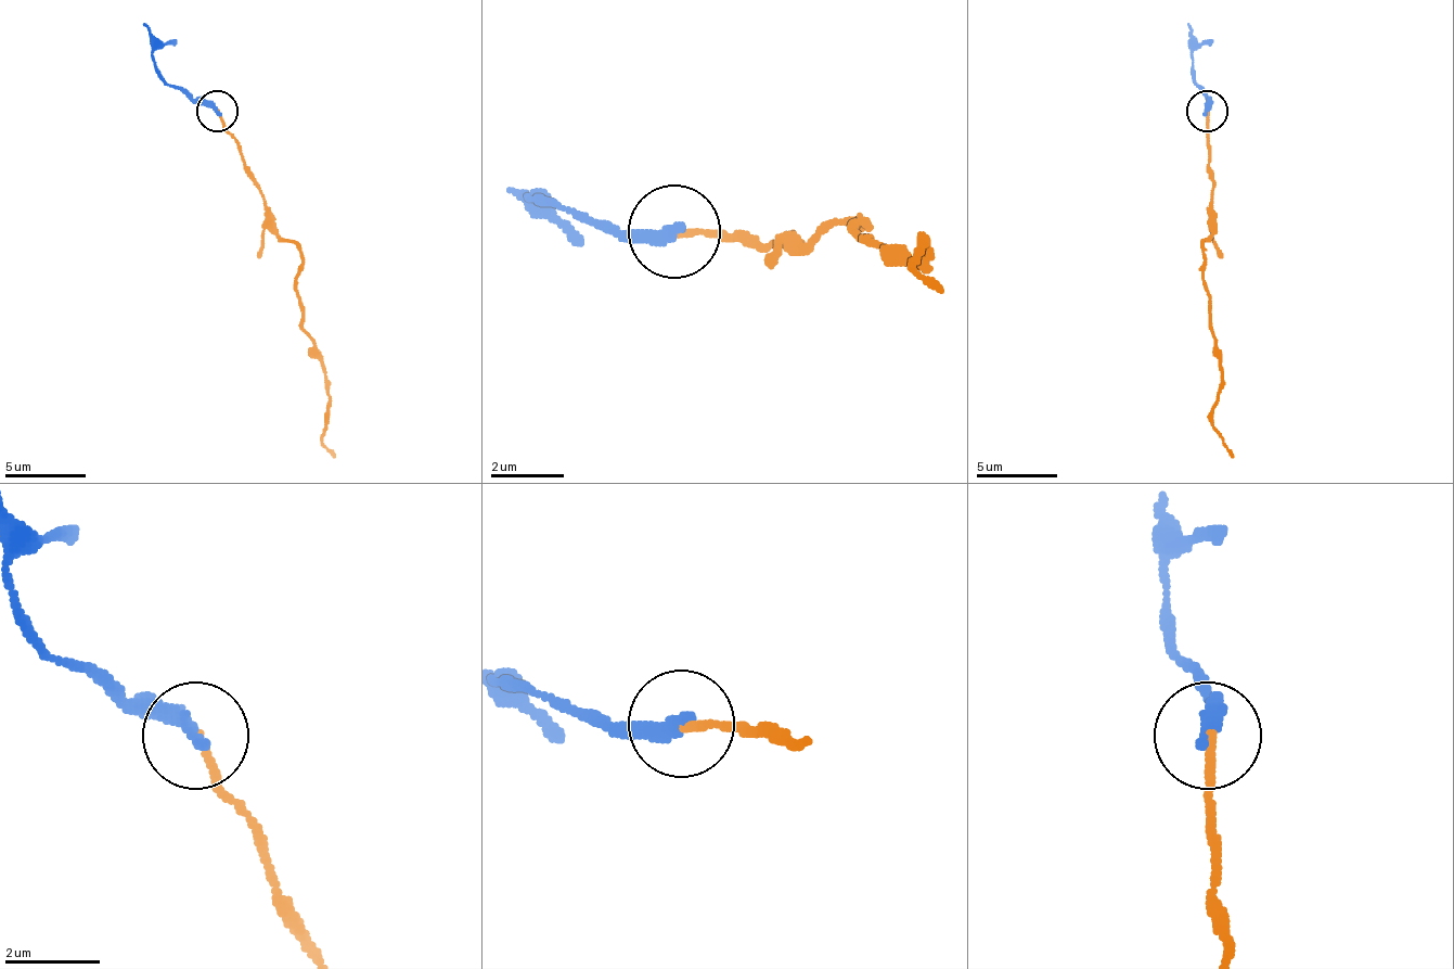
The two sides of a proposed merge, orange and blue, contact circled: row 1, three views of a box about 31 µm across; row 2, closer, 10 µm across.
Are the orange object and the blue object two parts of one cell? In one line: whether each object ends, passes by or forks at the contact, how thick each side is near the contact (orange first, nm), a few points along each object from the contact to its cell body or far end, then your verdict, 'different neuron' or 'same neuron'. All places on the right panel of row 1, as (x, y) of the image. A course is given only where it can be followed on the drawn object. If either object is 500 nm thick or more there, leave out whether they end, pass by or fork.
orange ends there; blue ends there; 170 nm thick on the orange side, 380 nm on the other; orange runs (1206, 112), (1213, 222), (1201, 242), (1213, 353), (1222, 369), (1213, 430), (1234, 458); blue runs (1206, 112), (1194, 59), (1213, 39); same neuron

